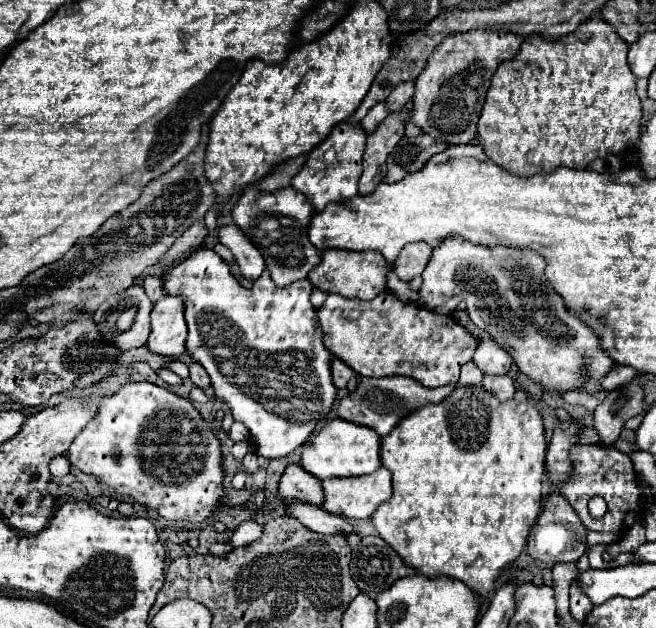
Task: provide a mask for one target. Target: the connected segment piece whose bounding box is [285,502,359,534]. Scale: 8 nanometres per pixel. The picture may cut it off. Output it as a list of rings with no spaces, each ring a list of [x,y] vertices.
[[[291,502],[285,508],[285,512],[289,516],[293,516],[295,520],[299,520],[303,526],[307,526],[319,534],[353,534],[353,532],[359,534],[359,530],[355,526],[351,526],[345,516],[331,514],[331,512],[323,510],[321,506]]]

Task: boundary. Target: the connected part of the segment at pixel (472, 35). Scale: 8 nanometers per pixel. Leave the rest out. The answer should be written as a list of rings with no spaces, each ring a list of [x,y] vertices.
[[[473,28],[443,40],[415,82],[411,122],[421,126],[425,134],[449,144],[473,142],[491,74],[503,60],[519,52],[521,42],[523,36],[507,32],[507,28]]]

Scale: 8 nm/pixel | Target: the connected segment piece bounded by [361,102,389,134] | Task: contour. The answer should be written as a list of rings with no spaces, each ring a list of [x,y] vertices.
[[[379,102],[379,104],[375,104],[369,112],[367,112],[367,116],[361,120],[361,126],[363,126],[363,130],[367,132],[367,134],[371,134],[383,120],[385,120],[385,116],[387,116],[389,112],[387,112],[387,104],[385,102]]]

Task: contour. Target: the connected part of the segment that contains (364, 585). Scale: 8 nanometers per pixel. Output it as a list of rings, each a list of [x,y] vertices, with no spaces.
[[[363,536],[351,554],[351,576],[361,592],[379,594],[393,586],[395,580],[415,574],[379,536]]]

